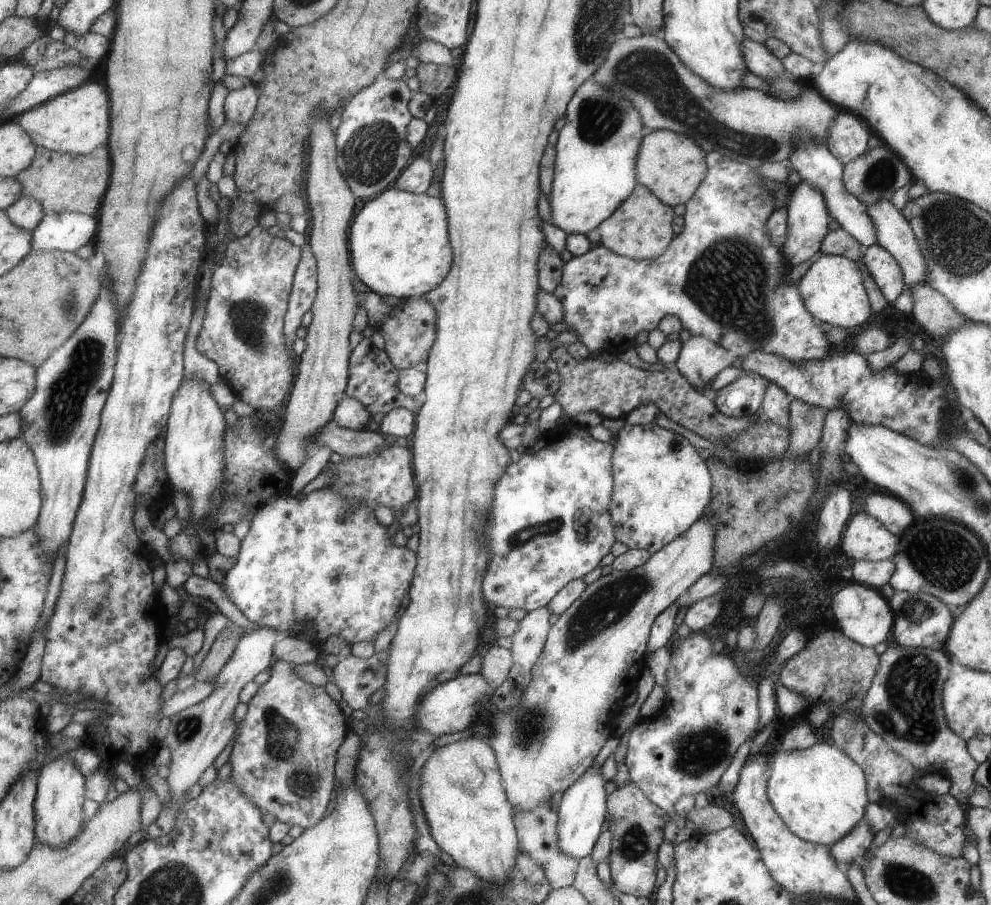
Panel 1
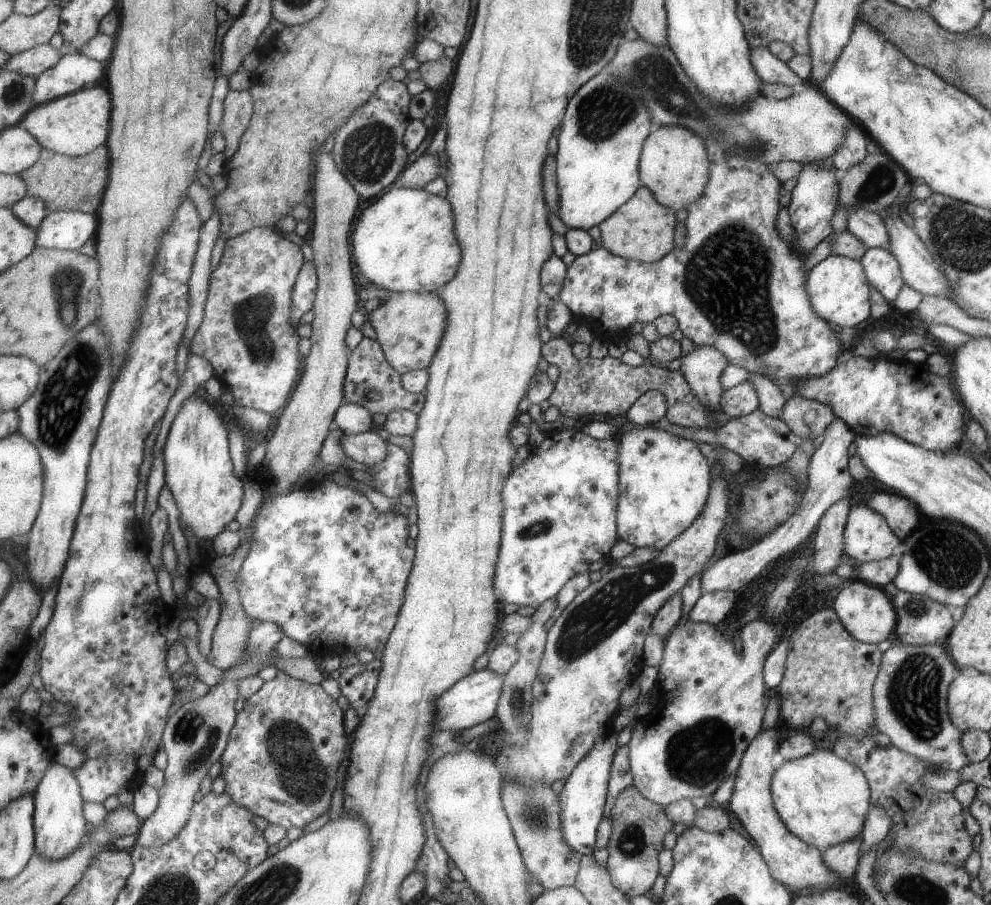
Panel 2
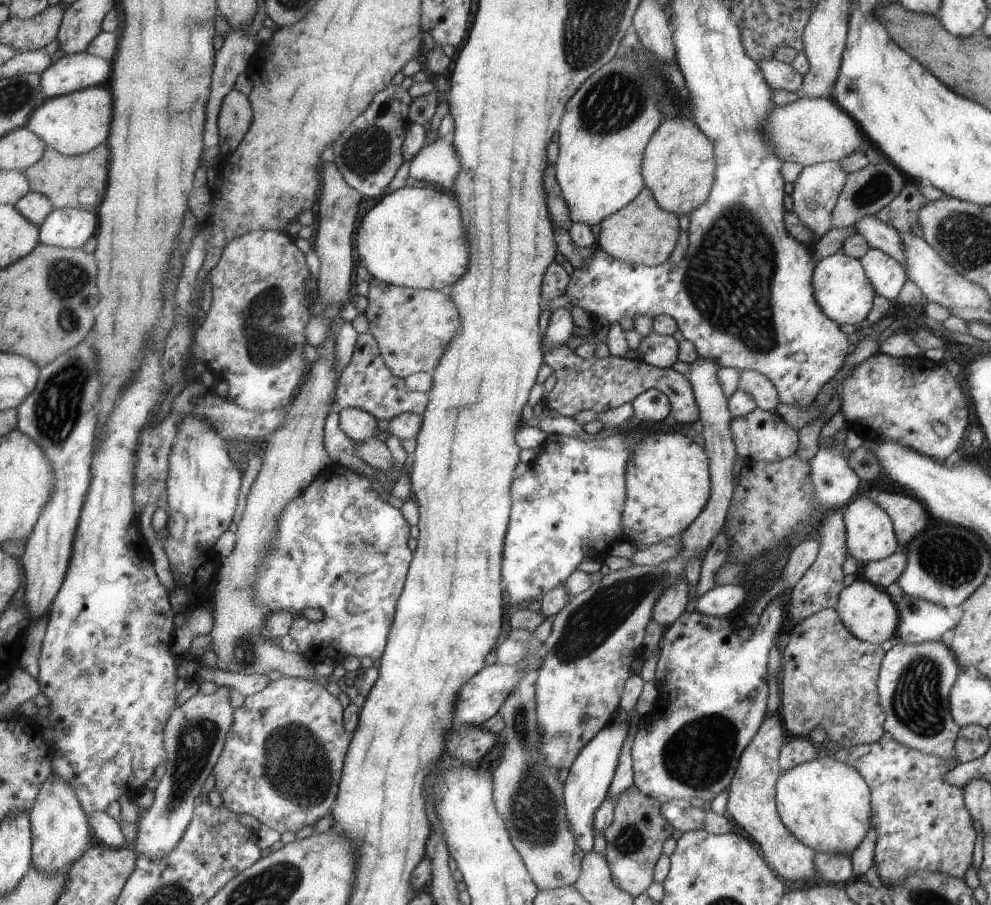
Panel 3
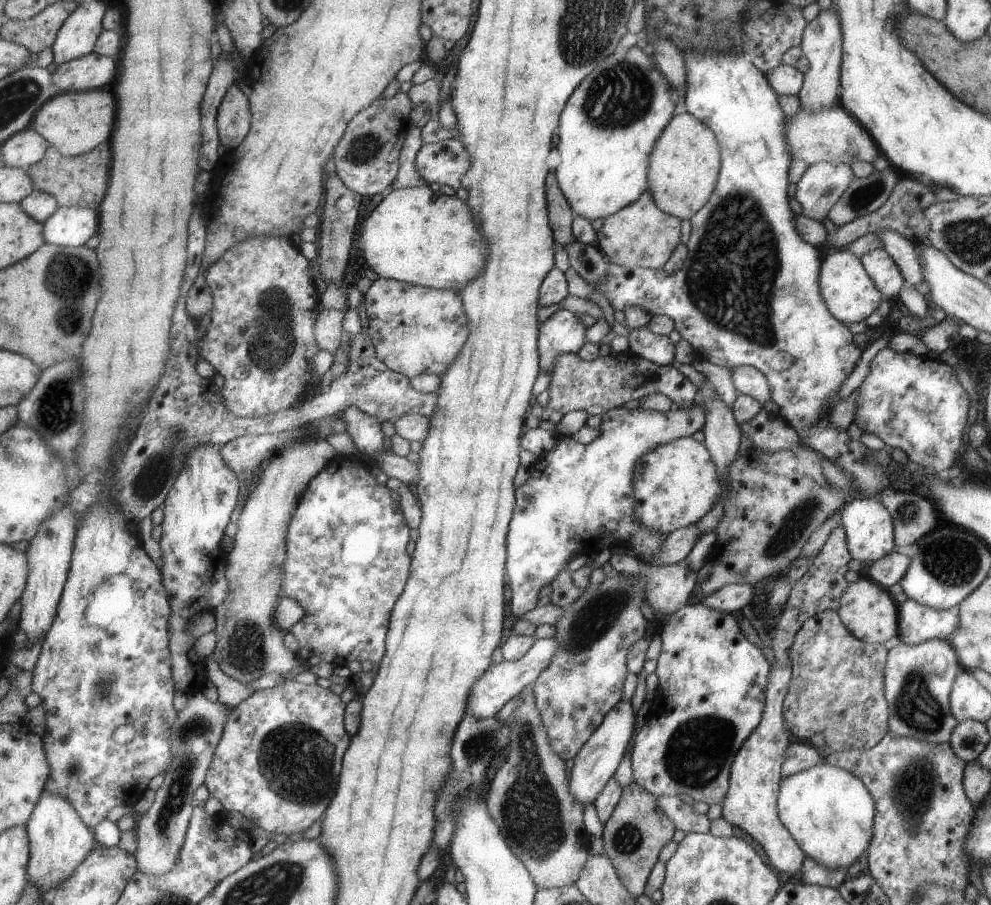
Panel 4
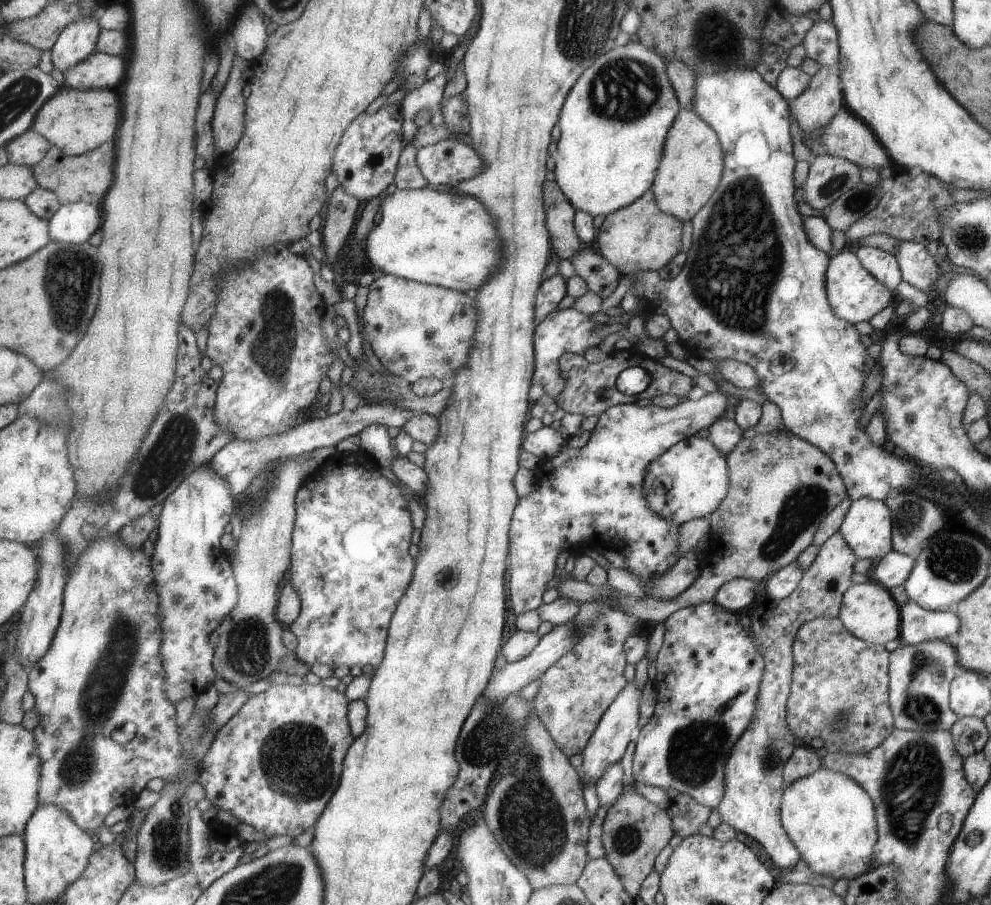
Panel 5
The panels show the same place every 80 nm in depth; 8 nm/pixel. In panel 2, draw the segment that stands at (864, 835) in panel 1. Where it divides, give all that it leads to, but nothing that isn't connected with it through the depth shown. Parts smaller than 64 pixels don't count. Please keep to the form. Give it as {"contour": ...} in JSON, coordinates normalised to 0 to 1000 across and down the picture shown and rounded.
{"contour":[[[866,923],[859,929],[853,929],[830,939],[828,948],[838,962],[844,964],[849,972],[857,972],[862,968],[866,954],[865,941],[869,933],[869,924]]]}

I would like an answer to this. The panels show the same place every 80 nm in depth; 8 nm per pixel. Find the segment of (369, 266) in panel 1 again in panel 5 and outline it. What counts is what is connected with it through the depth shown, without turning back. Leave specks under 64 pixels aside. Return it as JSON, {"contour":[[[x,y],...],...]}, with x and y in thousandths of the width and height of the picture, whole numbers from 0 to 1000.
{"contour":[[[431,206],[428,209],[411,209],[403,210],[400,209],[396,215],[391,217],[382,230],[381,238],[378,244],[378,250],[372,256],[369,264],[369,280],[371,281],[371,287],[373,292],[376,292],[378,296],[384,297],[392,304],[401,304],[405,307],[410,307],[416,310],[426,312],[432,315],[441,315],[449,317],[455,320],[465,320],[465,323],[471,324],[471,320],[479,323],[481,316],[485,316],[489,309],[492,309],[497,302],[503,297],[505,292],[505,280],[506,264],[502,263],[502,256],[499,256],[499,248],[497,243],[493,241],[493,236],[489,234],[489,230],[485,228],[483,221],[475,219],[475,217],[469,217],[463,212],[455,209],[442,209],[438,206]]]}

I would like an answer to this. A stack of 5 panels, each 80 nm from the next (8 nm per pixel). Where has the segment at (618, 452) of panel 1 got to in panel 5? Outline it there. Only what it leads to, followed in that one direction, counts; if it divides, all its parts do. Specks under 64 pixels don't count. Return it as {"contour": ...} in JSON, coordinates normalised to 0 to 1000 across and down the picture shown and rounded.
{"contour":[[[688,484],[655,513],[648,538],[655,559],[684,580],[715,570],[735,544],[735,517],[729,499],[713,484]]]}

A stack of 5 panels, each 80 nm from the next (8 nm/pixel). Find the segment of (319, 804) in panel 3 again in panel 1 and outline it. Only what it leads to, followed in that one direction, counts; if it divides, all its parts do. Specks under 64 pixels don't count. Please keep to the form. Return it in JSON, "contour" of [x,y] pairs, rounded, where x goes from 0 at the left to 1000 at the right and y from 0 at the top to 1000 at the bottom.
{"contour":[[[277,729],[273,736],[273,748],[261,758],[257,769],[249,777],[250,785],[240,800],[238,817],[230,838],[233,849],[231,860],[262,894],[277,902],[292,914],[298,910],[314,916],[324,908],[338,873],[338,844],[340,829],[348,820],[352,808],[351,792],[327,759],[308,754],[298,740],[296,733]]]}

